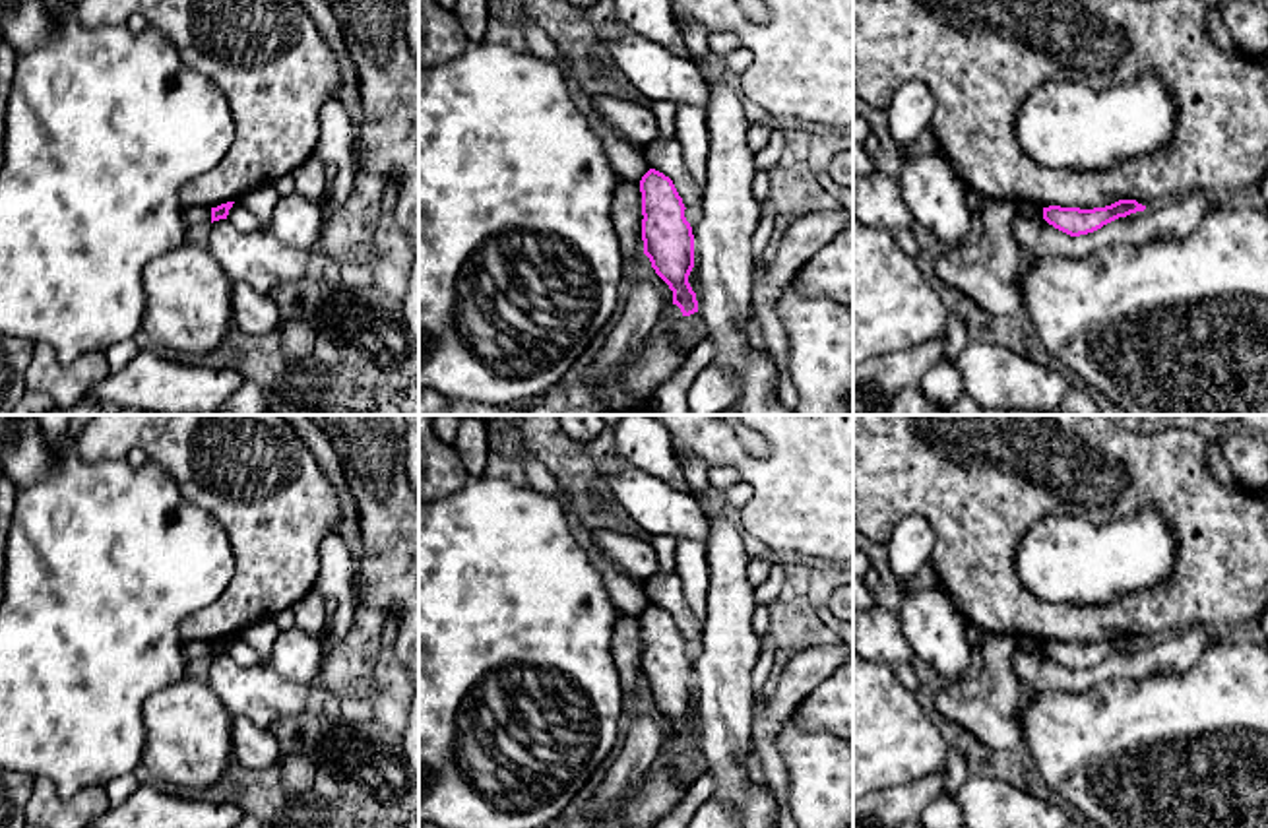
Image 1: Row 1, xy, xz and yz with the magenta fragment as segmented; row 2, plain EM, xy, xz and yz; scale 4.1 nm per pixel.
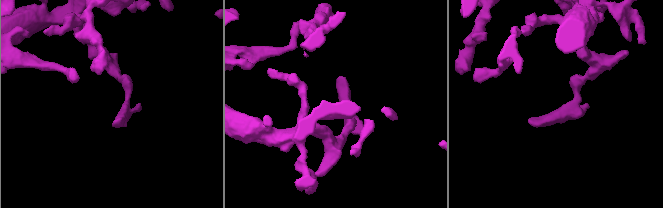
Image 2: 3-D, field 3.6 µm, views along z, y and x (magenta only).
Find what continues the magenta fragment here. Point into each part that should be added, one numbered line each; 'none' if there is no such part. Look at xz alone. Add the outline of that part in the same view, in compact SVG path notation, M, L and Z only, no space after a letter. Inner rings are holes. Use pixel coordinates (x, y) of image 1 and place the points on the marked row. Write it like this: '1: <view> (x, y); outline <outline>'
none

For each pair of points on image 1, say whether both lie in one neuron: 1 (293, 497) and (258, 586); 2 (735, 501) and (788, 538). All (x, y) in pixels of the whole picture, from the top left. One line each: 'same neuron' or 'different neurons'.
1: same neuron
2: different neurons

